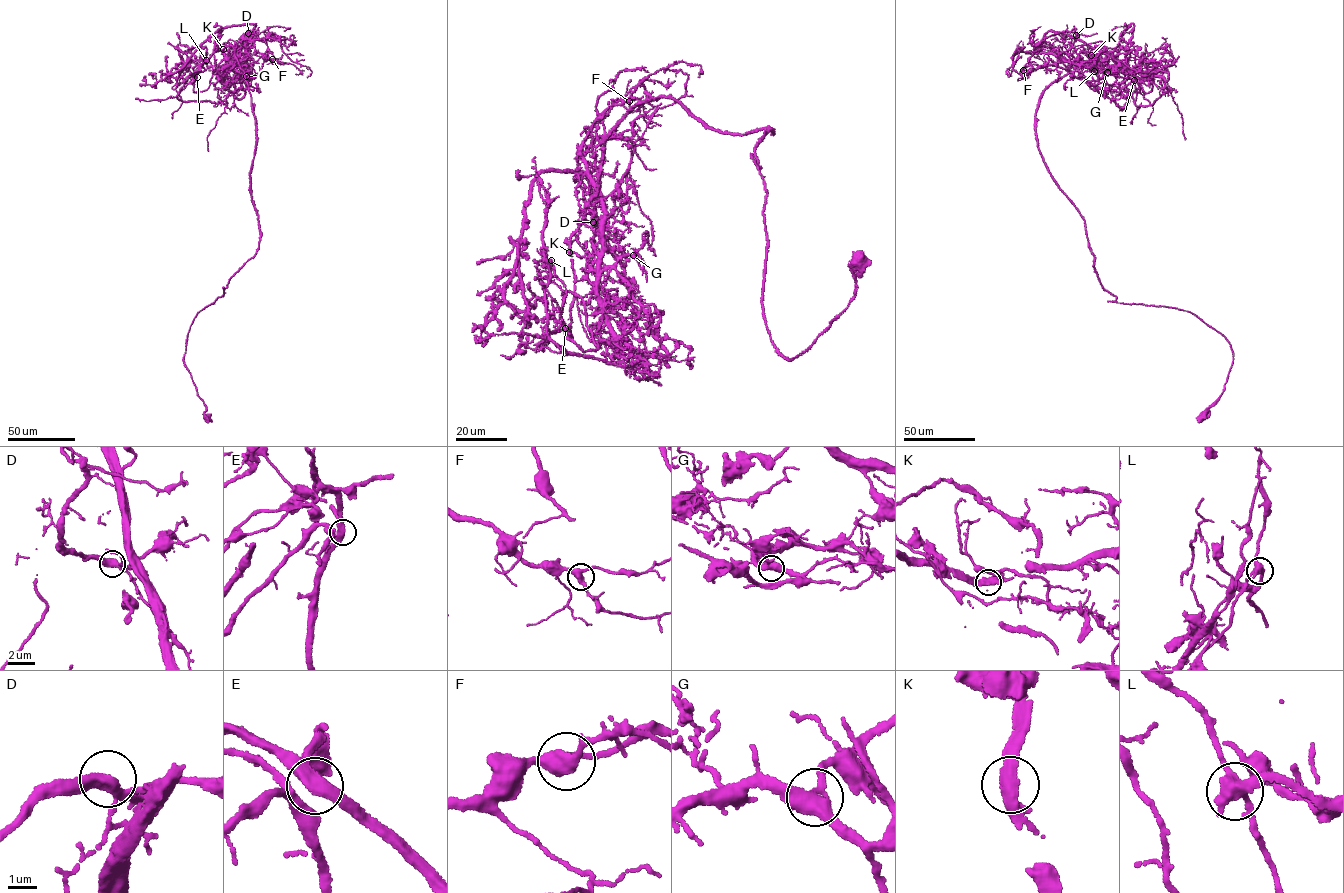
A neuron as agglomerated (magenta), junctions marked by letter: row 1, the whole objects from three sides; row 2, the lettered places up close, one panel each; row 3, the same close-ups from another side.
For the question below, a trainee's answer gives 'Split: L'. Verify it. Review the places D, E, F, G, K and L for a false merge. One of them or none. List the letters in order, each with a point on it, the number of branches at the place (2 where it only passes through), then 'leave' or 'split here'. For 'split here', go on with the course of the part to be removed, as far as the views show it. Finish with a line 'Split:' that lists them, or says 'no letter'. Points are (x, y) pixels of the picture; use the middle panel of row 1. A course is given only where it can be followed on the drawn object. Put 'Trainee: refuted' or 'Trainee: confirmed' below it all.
D: (593, 222) | 3 | leave
E: (565, 328) | 3 | leave
F: (629, 101) | 3 | leave
G: (633, 255) | 3 | leave
K: (569, 252) | 3 | leave
L: (551, 260) | 3 | split here | (551, 260), (597, 350), (579, 295), (561, 318), (571, 236), (662, 95), (774, 130), (786, 358), (862, 250)
Split: L
Trainee: confirmed

